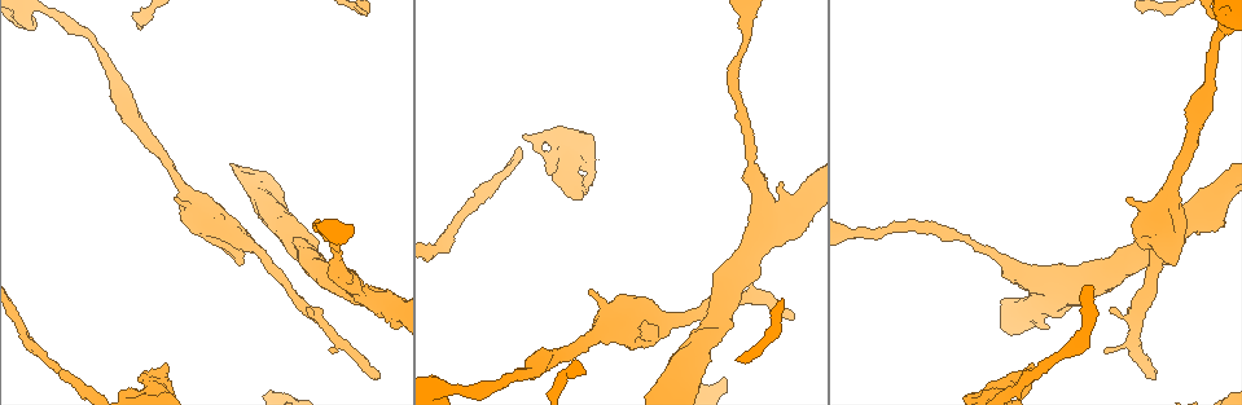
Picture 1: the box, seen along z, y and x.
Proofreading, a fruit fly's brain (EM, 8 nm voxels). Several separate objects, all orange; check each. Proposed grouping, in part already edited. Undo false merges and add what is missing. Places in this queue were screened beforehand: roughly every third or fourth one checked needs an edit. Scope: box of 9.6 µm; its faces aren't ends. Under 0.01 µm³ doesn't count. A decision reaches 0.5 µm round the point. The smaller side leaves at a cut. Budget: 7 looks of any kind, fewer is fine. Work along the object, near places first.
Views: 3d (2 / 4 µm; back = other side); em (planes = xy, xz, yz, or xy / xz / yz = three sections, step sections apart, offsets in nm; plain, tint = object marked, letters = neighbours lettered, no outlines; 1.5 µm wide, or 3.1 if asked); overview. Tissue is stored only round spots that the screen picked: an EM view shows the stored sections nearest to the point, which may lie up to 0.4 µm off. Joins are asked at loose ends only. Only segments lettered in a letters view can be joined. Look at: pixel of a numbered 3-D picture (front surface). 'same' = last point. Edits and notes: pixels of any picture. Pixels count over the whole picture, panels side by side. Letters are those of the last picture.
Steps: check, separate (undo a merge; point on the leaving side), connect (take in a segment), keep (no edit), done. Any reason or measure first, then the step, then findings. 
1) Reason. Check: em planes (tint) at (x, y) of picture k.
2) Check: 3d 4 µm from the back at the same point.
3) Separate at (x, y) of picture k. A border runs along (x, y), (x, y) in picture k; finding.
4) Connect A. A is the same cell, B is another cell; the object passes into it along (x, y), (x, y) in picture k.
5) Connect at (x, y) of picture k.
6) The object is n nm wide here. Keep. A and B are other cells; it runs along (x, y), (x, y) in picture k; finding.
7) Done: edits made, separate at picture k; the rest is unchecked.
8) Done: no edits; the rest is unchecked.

Branch stops here. Check: em planes (letters) at (379, 377) of picture 1.

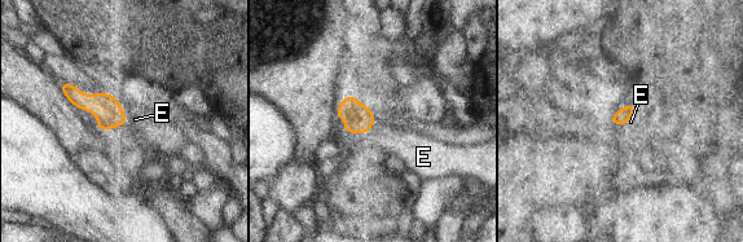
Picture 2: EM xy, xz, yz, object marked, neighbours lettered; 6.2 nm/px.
Connect E. E is the same cell; the object passes into it along (359, 118), (372, 126), (400, 145) in picture 2; it goes on there.

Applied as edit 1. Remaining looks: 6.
Branch stops here. Check: em planes (tint) at (1111, 308) of picture 1.

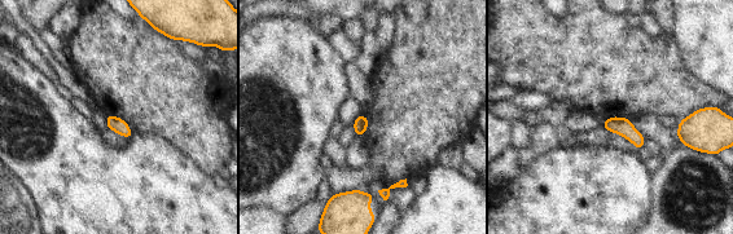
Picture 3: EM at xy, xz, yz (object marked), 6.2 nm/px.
Check: em planes (letters) at the same point.

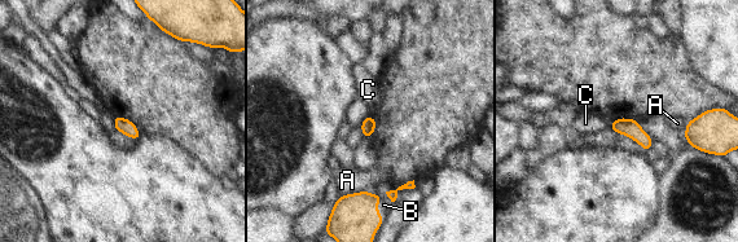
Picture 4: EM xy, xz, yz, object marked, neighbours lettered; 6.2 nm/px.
Keep. A, B and C are other cells; none of them fits.

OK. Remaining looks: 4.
An open end. Check: em yz step 4 (letters) at (579, 196) of picture 1.

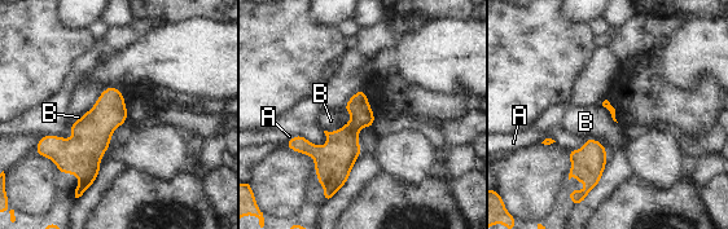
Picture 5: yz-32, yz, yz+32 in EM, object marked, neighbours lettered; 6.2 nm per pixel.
The longest contact is with B, 200 nm. Keep. A and B are other cells; a border runs along (351, 114), (337, 130), (324, 131) in picture 5; none of them fits.

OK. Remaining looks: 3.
Done: edits made, connect at picture 2; the rest is unchecked.

